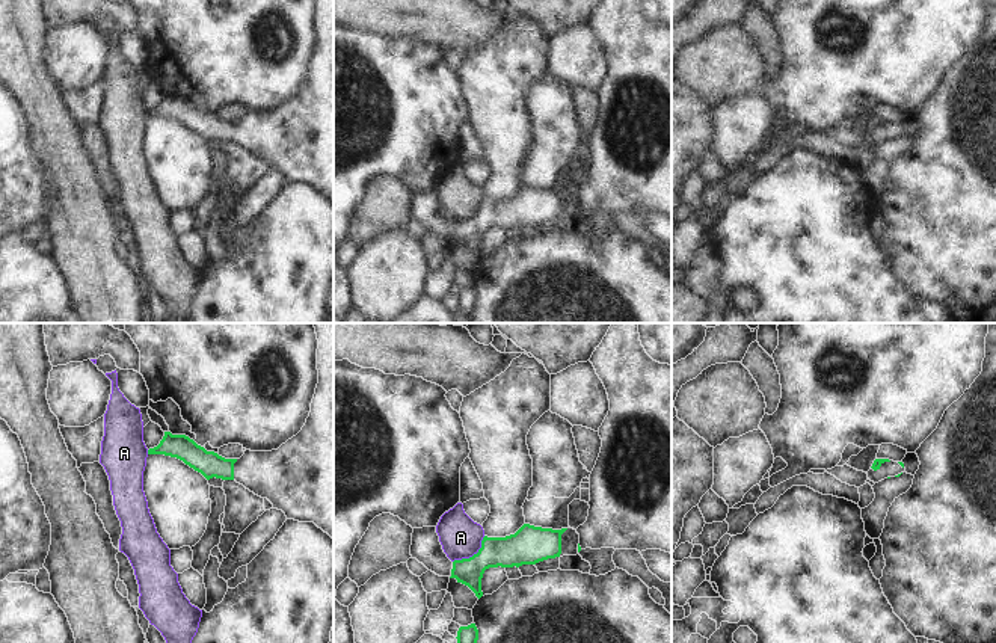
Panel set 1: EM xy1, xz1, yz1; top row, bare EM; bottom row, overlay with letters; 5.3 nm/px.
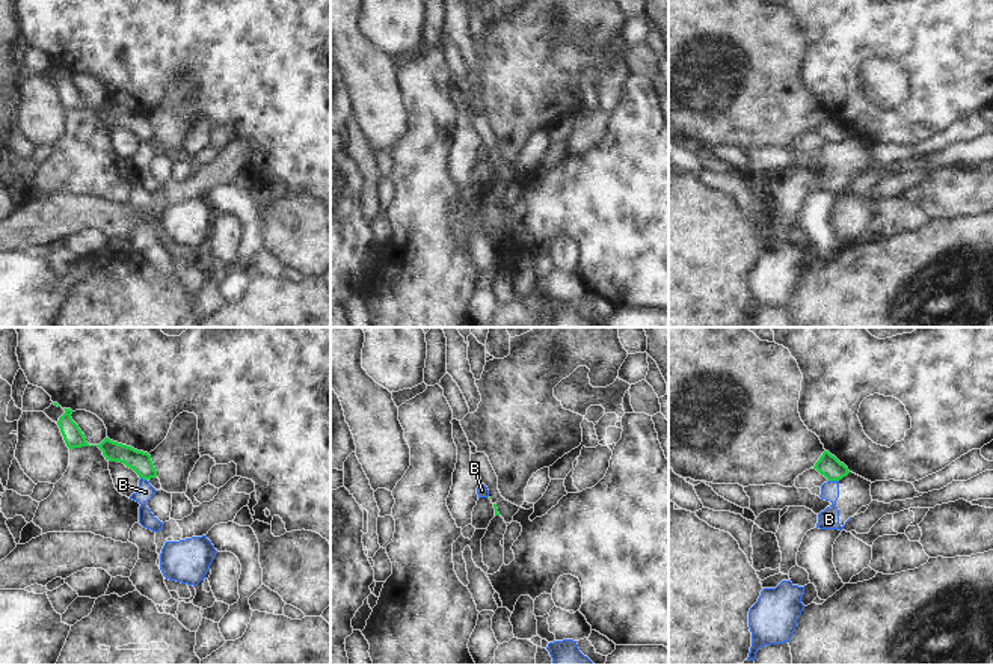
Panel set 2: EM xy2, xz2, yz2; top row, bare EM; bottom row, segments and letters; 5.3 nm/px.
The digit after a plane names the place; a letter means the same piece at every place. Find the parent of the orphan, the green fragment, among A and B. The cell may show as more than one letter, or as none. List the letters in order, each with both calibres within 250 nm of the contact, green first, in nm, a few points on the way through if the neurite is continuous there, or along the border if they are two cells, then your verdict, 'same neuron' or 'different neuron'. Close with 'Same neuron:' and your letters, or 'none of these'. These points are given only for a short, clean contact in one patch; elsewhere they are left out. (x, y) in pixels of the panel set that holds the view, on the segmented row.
A: 170/220 nm | different neuron
B: 120/110 nm | along yz2 (829, 480), (838, 481) | different neuron
Same neuron: none of these

